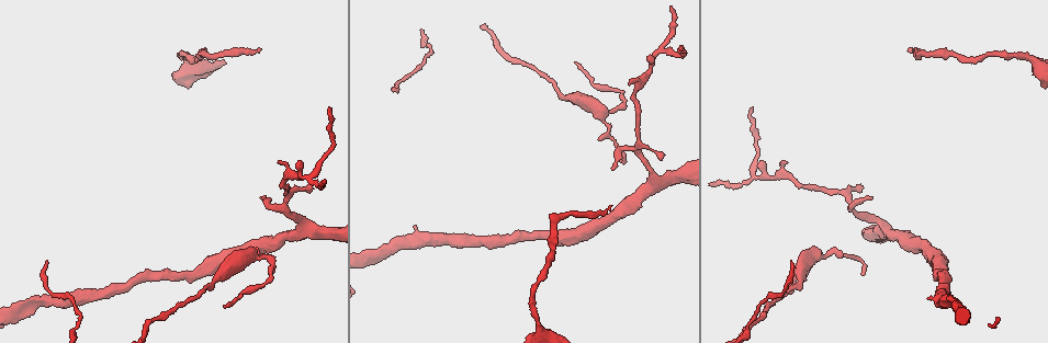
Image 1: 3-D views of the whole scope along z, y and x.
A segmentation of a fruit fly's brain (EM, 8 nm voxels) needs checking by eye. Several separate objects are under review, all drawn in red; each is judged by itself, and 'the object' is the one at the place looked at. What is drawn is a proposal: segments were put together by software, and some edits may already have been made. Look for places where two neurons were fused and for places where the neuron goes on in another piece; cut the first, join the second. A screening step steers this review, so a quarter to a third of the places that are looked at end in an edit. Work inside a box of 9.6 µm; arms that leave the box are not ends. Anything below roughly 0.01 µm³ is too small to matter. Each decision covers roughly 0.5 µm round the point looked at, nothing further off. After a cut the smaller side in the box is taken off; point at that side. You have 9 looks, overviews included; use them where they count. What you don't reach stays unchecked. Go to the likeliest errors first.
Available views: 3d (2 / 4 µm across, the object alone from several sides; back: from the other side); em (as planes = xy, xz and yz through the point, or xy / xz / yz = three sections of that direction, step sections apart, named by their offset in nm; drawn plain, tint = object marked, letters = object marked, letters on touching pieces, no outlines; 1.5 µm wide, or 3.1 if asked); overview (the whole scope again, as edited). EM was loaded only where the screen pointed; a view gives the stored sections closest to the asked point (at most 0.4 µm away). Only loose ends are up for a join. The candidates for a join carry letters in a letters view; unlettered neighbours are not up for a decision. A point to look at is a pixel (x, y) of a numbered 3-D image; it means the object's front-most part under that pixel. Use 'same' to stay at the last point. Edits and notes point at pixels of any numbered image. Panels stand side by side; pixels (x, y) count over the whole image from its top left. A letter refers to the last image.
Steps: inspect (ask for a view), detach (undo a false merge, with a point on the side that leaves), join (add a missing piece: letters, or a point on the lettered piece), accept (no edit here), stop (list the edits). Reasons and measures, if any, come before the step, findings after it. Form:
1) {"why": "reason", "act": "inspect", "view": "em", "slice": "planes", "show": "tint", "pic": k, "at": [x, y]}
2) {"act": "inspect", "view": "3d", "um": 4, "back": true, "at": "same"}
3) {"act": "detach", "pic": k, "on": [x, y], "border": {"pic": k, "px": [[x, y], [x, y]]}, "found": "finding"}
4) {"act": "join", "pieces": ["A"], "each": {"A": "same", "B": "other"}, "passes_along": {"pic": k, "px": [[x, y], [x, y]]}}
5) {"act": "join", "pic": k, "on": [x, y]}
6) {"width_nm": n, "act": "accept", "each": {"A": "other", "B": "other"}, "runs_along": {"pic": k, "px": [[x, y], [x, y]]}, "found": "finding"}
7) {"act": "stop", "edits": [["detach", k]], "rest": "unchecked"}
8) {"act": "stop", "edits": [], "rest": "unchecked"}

{"why": "thin end", "act": "inspect", "view": "3d", "um": 2, "pic": 1, "at": [576, 62]}

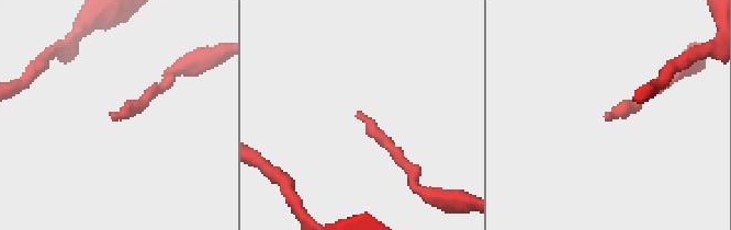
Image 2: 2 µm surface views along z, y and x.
{"why": "now the EM", "act": "inspect", "view": "em", "slice": "xy", "step": 8, "show": "letters", "pic": 2, "at": [608, 117]}

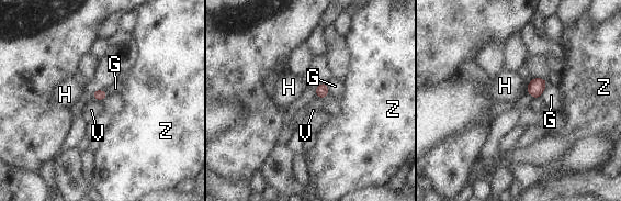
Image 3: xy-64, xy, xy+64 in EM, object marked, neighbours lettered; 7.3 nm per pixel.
{"longest_contact_nm": ["G", 120], "act": "accept", "each": {"G": "other", "H": "other", "V": "other", "Z": "other"}, "border": {"pic": 3, "px": [[316, 96], [323, 99]]}, "found": "no lettered piece goes on from it"}

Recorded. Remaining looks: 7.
{"why": "free end", "act": "inspect", "view": "3d", "um": 4, "pic": 1, "at": [752, 106]}

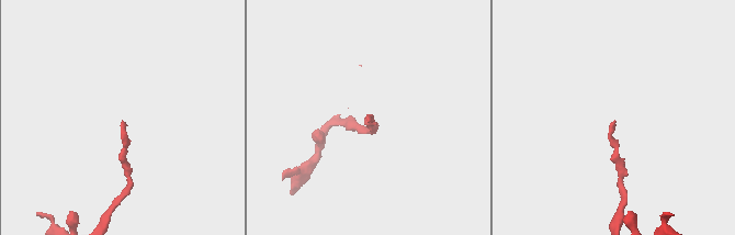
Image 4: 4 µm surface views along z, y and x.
{"act": "inspect", "view": "em", "um": 3.1, "slice": "yz", "step": 8, "show": "tint", "pic": 4, "at": [367, 122]}

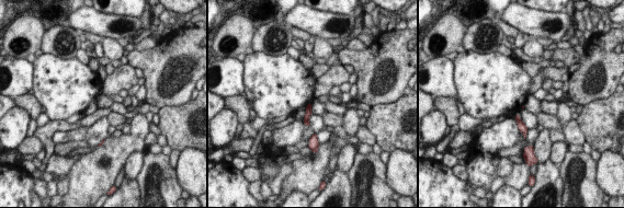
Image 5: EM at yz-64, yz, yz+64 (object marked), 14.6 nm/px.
{"why": "cut it another way", "act": "inspect", "view": "em", "um": 3.1, "slice": "planes", "show": "letters", "at": "same"}

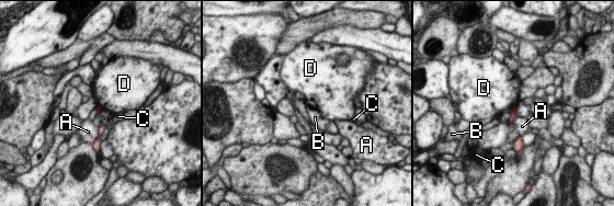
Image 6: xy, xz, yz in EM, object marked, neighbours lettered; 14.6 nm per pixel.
{"act": "accept", "each": {"A": "other", "B": "other", "C": "other", "D": "other"}, "border": {"pic": 6, "px": [[518, 105], [516, 115]]}, "found": "none of them fits"}

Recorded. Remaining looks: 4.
{"why": "thin end", "act": "inspect", "view": "em", "slice": "planes", "show": "letters", "pic": 1, "at": [310, 185]}

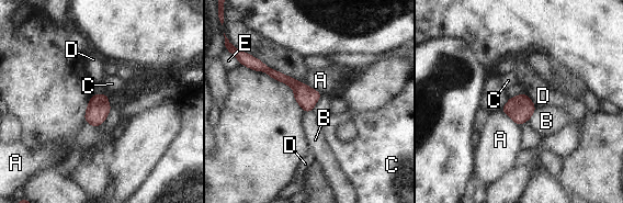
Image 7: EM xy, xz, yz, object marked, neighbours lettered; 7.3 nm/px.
{"width_nm": 150, "act": "accept", "each": {"A": "other", "B": "other", "C": "other", "D": "other", "E": "other"}, "border": {"pic": 7, "px": [[524, 92], [535, 108]]}, "found": "no lettered piece goes on from it"}

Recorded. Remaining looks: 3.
{"why": "sudden change in width", "act": "inspect", "view": "em", "slice": "planes", "show": "plain", "pic": 1, "at": [186, 61]}

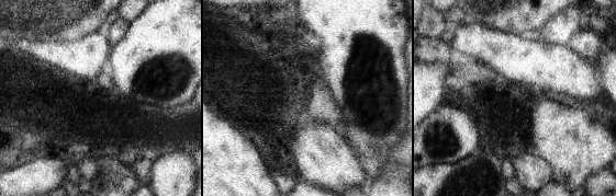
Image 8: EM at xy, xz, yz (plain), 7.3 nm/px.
{"why": "what lies round it", "act": "inspect", "view": "em", "slice": "planes", "show": "letters", "at": "same"}

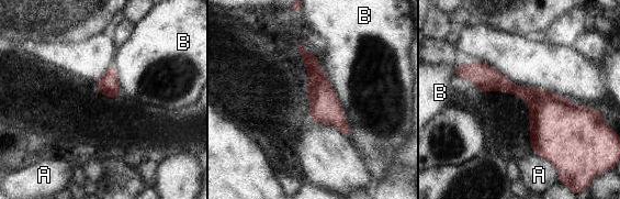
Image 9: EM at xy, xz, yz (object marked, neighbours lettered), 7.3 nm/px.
{"act": "accept", "each": {"A": "other", "B": "other"}, "border": {"pic": 9, "px": [[317, 57], [341, 108], [349, 136]]}, "found": "one neuron here"}

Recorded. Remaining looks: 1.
{"act": "stop", "edits": [], "rest": "unchecked"}

